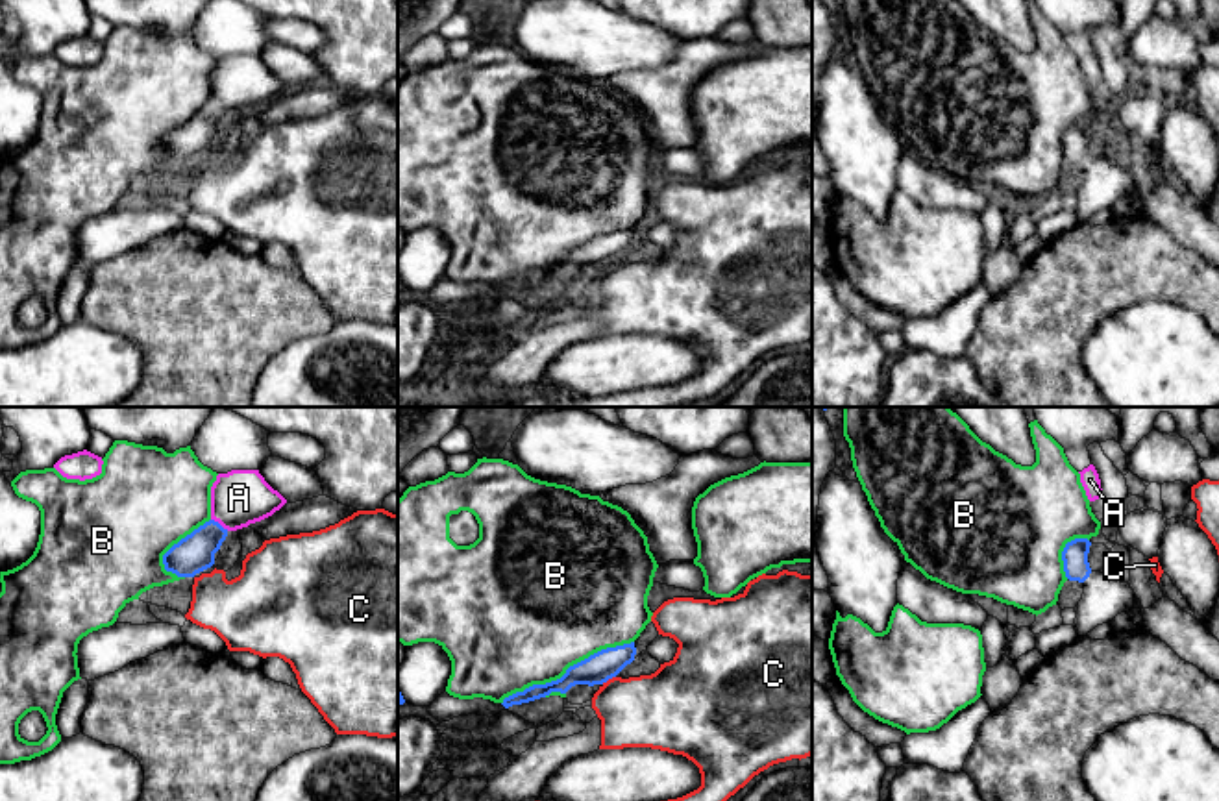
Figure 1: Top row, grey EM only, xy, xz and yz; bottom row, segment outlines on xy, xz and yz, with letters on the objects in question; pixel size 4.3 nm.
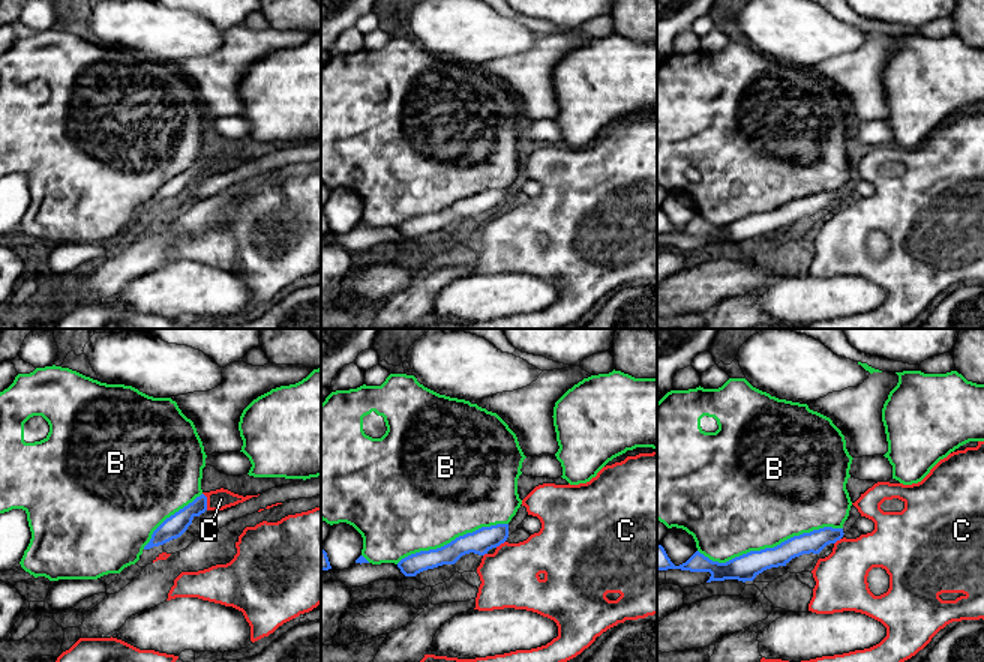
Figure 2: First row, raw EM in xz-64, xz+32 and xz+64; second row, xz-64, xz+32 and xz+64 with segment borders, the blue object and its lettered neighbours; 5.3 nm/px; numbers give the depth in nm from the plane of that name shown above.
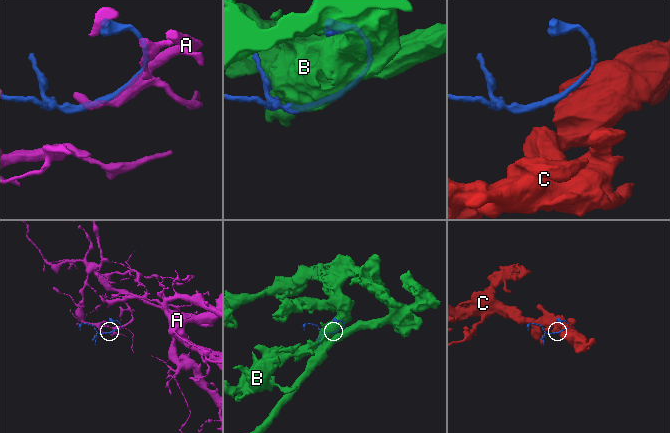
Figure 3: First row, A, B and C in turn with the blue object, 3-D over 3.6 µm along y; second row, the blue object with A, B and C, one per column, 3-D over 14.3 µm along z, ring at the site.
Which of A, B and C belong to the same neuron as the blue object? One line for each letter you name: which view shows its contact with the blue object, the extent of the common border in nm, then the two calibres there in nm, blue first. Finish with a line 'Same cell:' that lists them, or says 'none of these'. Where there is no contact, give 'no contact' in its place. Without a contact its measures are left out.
Same cell: none of these

